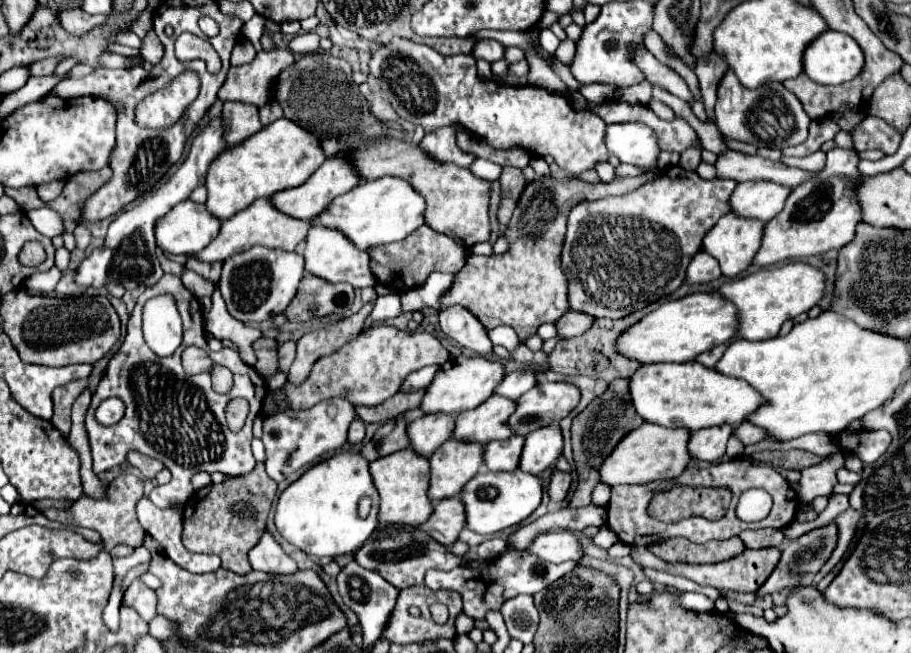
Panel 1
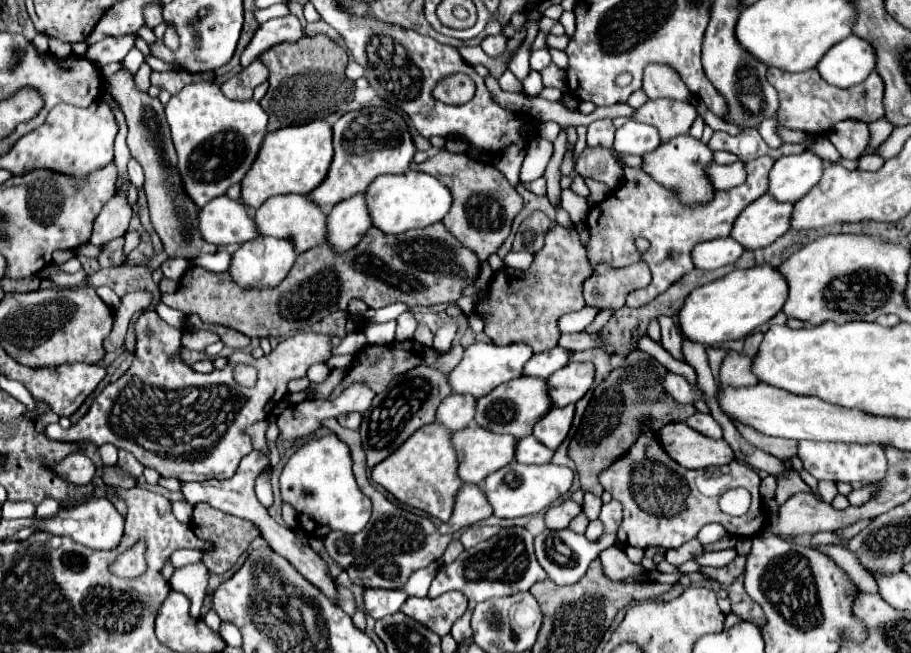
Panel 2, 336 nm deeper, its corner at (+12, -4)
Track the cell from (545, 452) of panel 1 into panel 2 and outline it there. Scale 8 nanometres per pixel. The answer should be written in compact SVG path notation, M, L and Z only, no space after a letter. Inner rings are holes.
M568 404L564 408L554 406L536 426L534 426L534 436L544 442L544 446L556 450L562 440L566 438L574 418L574 404Z

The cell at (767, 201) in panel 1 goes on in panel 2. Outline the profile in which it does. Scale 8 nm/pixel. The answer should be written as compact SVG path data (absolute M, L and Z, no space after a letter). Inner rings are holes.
M812 150L784 156L770 170L768 194L780 202L798 202L822 178L822 170L824 162Z

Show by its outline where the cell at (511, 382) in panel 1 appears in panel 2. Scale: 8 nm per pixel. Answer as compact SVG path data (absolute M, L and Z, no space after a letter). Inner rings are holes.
M554 346L552 350L534 354L526 366L524 366L524 374L526 376L536 376L536 378L548 378L550 374L554 374L556 370L564 368L568 364L570 358L570 350L562 348L562 346Z

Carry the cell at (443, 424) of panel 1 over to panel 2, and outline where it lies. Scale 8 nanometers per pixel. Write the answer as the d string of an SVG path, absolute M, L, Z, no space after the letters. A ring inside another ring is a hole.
M450 394L440 404L436 420L444 426L448 426L452 432L462 430L464 426L470 426L474 422L476 412L476 398L470 394Z

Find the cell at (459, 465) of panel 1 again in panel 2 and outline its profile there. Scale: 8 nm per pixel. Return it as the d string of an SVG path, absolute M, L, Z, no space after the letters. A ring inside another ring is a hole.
M476 424L456 432L454 446L460 458L460 478L470 484L482 484L488 474L514 460L516 442L512 434L496 434Z

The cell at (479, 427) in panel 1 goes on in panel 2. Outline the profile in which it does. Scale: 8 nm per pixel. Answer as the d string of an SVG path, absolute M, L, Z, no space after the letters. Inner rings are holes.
M520 376L512 382L504 382L496 386L494 392L486 394L484 398L478 398L476 406L476 424L484 426L486 430L498 432L498 434L514 434L516 438L524 438L532 434L534 424L548 414L552 408L552 400L548 394L548 382L544 378L532 378L532 376Z

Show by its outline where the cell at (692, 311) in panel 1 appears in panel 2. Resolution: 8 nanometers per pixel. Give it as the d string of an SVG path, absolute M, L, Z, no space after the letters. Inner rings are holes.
M762 264L748 270L734 270L724 278L704 284L686 298L678 312L678 328L690 340L712 346L724 340L736 340L750 334L756 326L776 316L788 298L788 284L774 266Z

